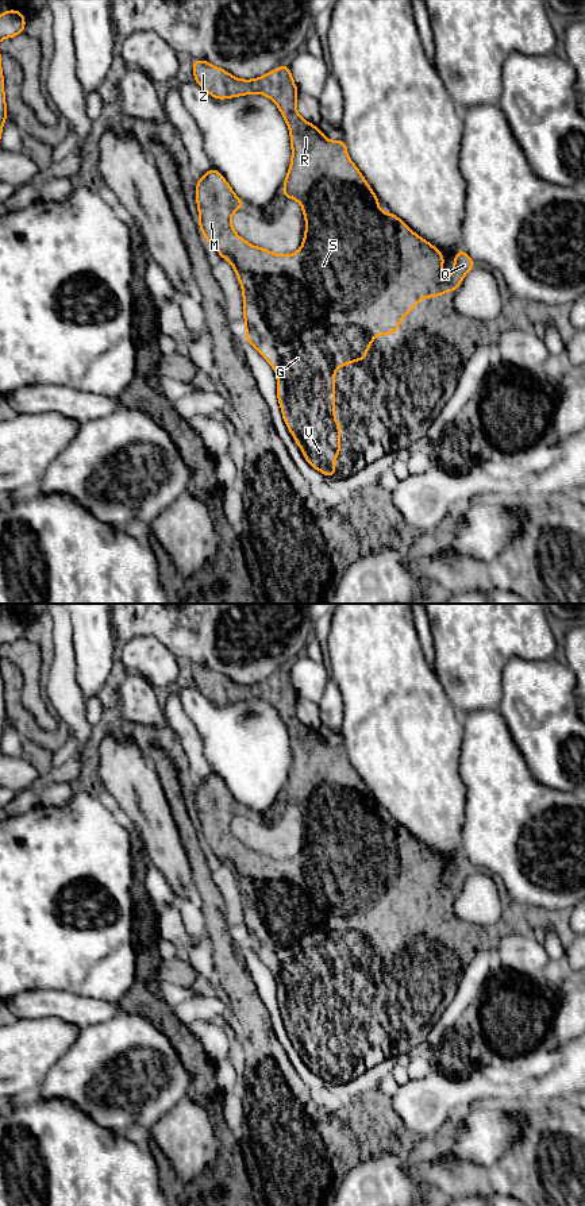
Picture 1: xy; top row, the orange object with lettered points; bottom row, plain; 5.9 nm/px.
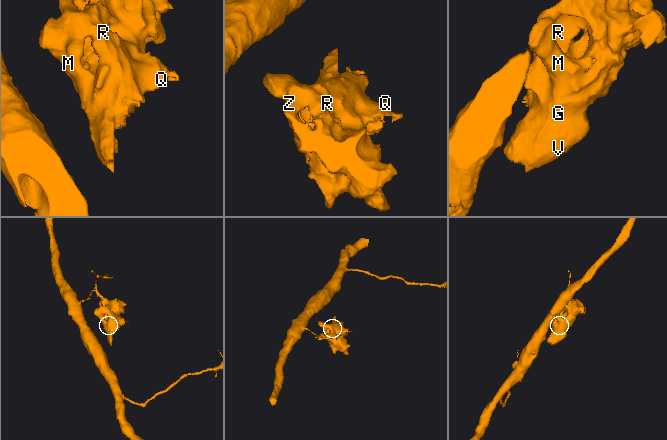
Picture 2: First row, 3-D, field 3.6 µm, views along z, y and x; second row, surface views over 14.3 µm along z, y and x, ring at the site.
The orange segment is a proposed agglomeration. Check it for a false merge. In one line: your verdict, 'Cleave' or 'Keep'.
Keep

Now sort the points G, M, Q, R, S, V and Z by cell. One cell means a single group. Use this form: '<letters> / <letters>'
G M Q R S V Z

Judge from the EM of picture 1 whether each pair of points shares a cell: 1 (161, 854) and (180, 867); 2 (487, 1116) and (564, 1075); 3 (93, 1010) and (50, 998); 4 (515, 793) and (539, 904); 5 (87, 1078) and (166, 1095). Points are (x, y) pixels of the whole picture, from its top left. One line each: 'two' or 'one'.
1: one
2: two
3: one
4: one
5: one

